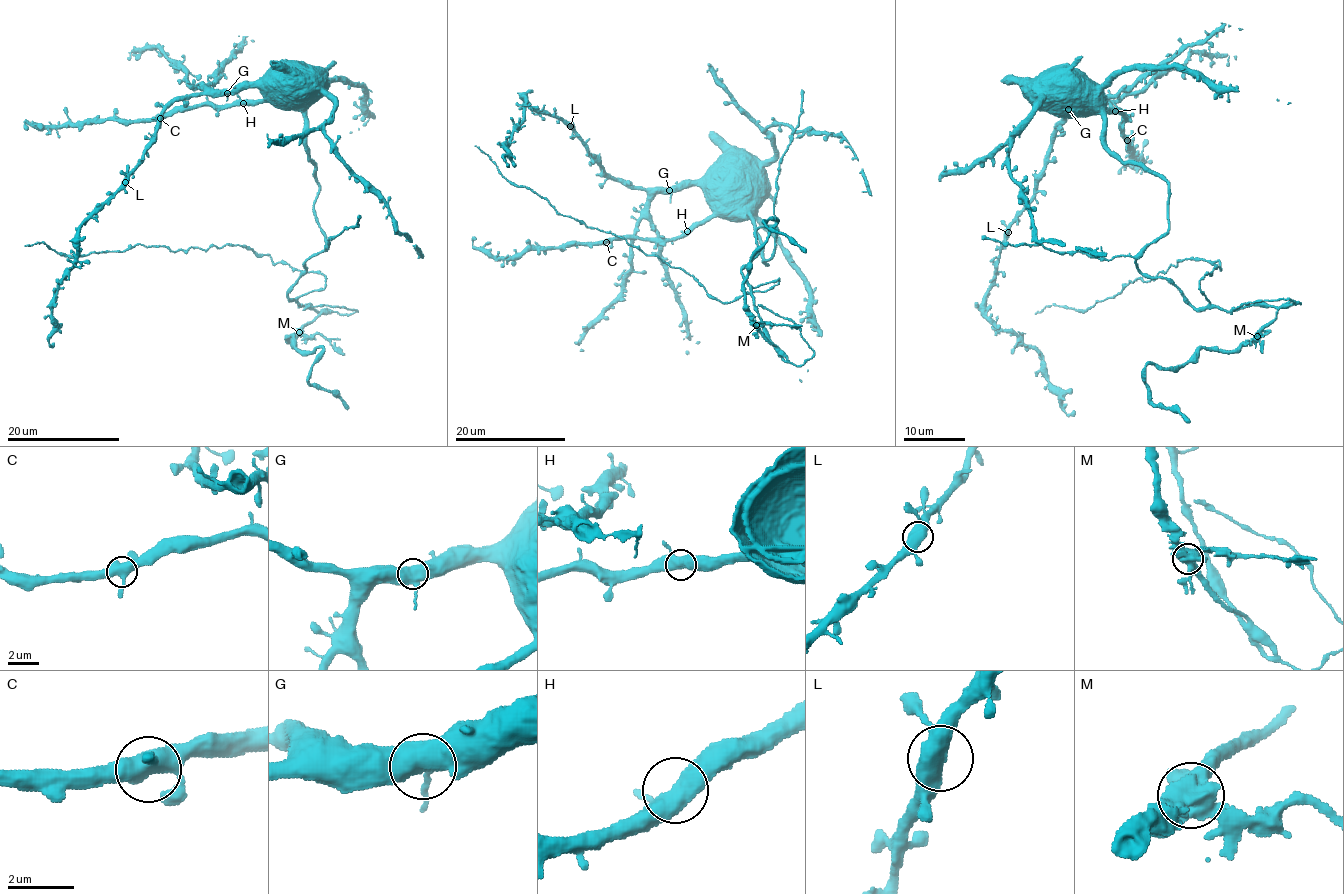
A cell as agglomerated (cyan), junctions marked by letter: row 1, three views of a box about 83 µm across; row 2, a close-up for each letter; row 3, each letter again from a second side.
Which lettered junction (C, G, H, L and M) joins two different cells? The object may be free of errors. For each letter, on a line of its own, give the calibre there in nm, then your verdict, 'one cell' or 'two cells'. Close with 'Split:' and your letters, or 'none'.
C: calibre 480 nm; one cell
G: calibre 550 nm; one cell
H: calibre 550 nm; one cell
L: calibre 500 nm; one cell
M: calibre 550 nm; two cells
Split: M

